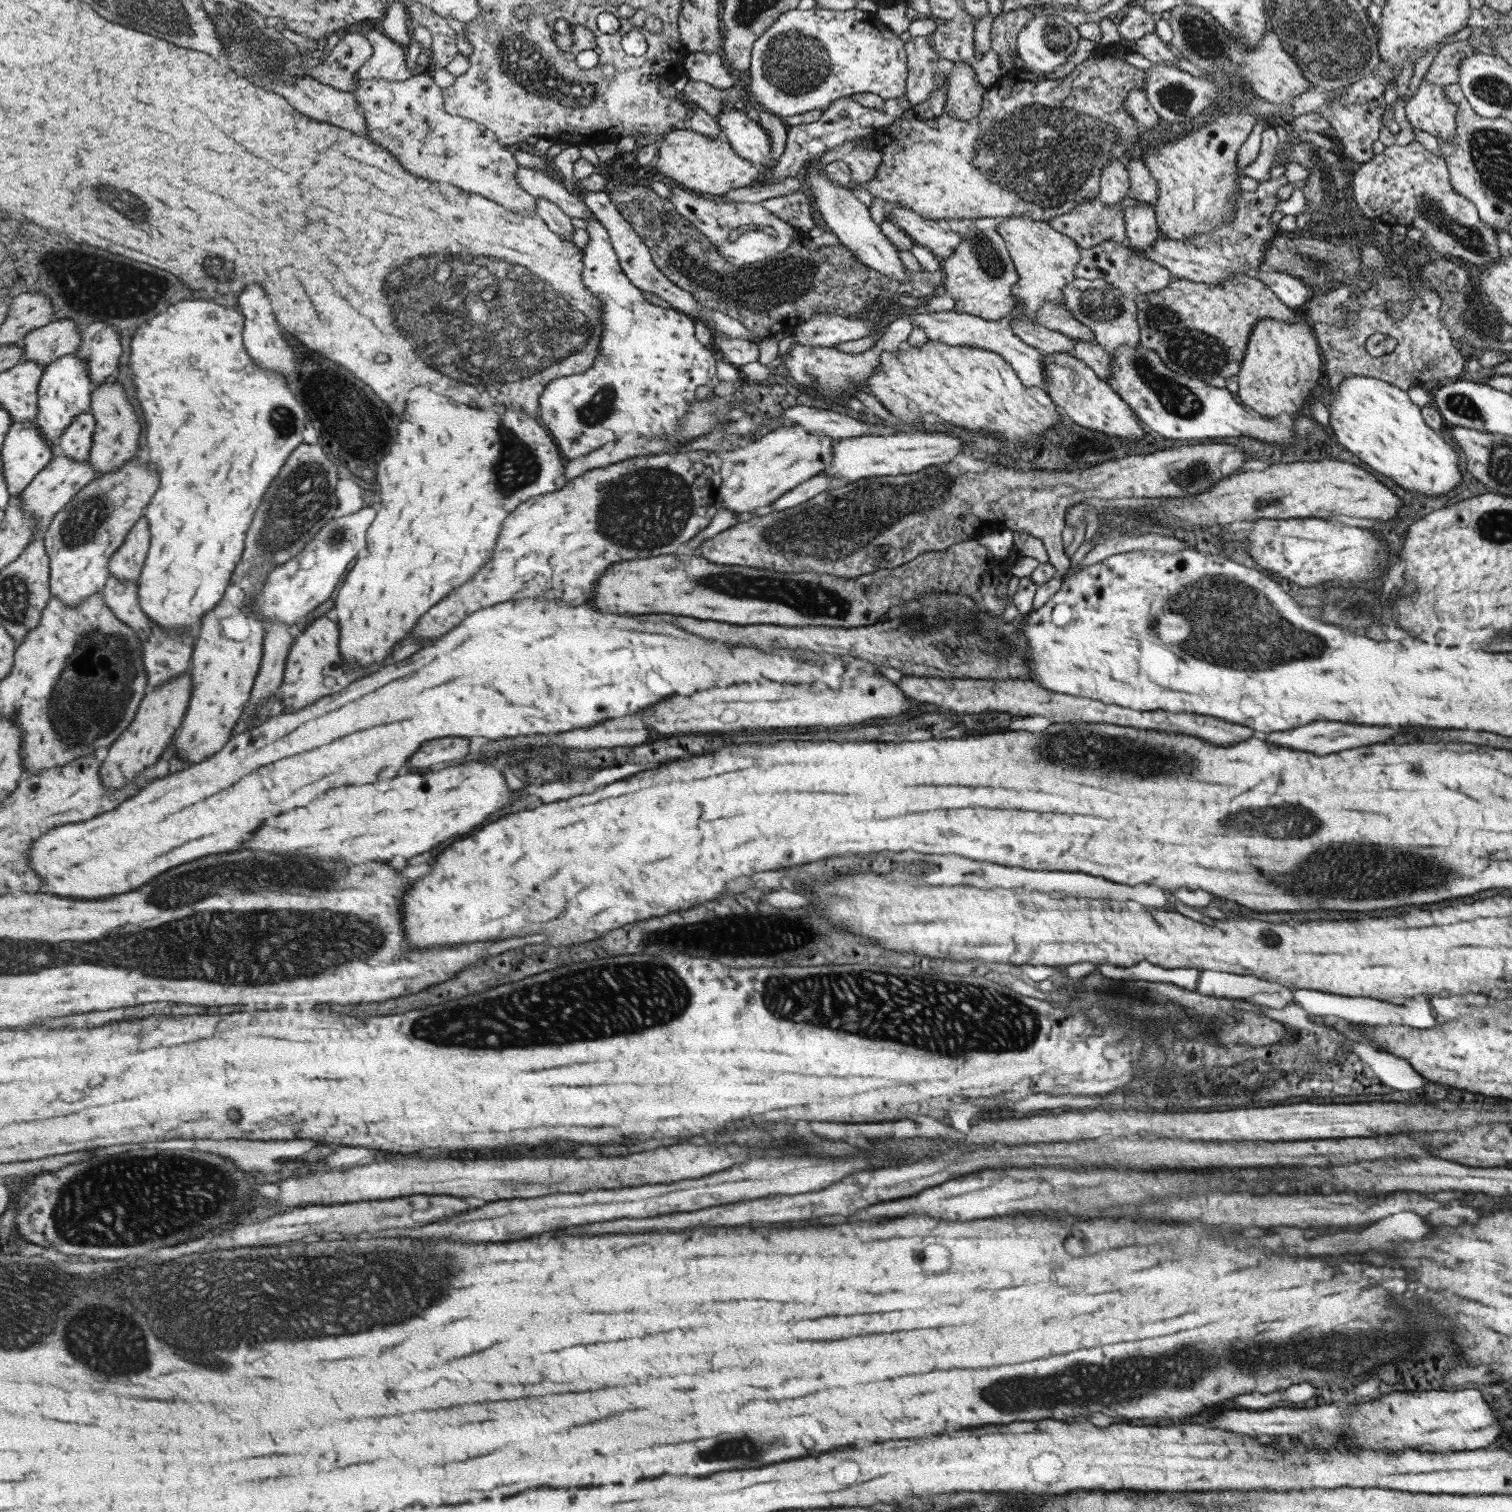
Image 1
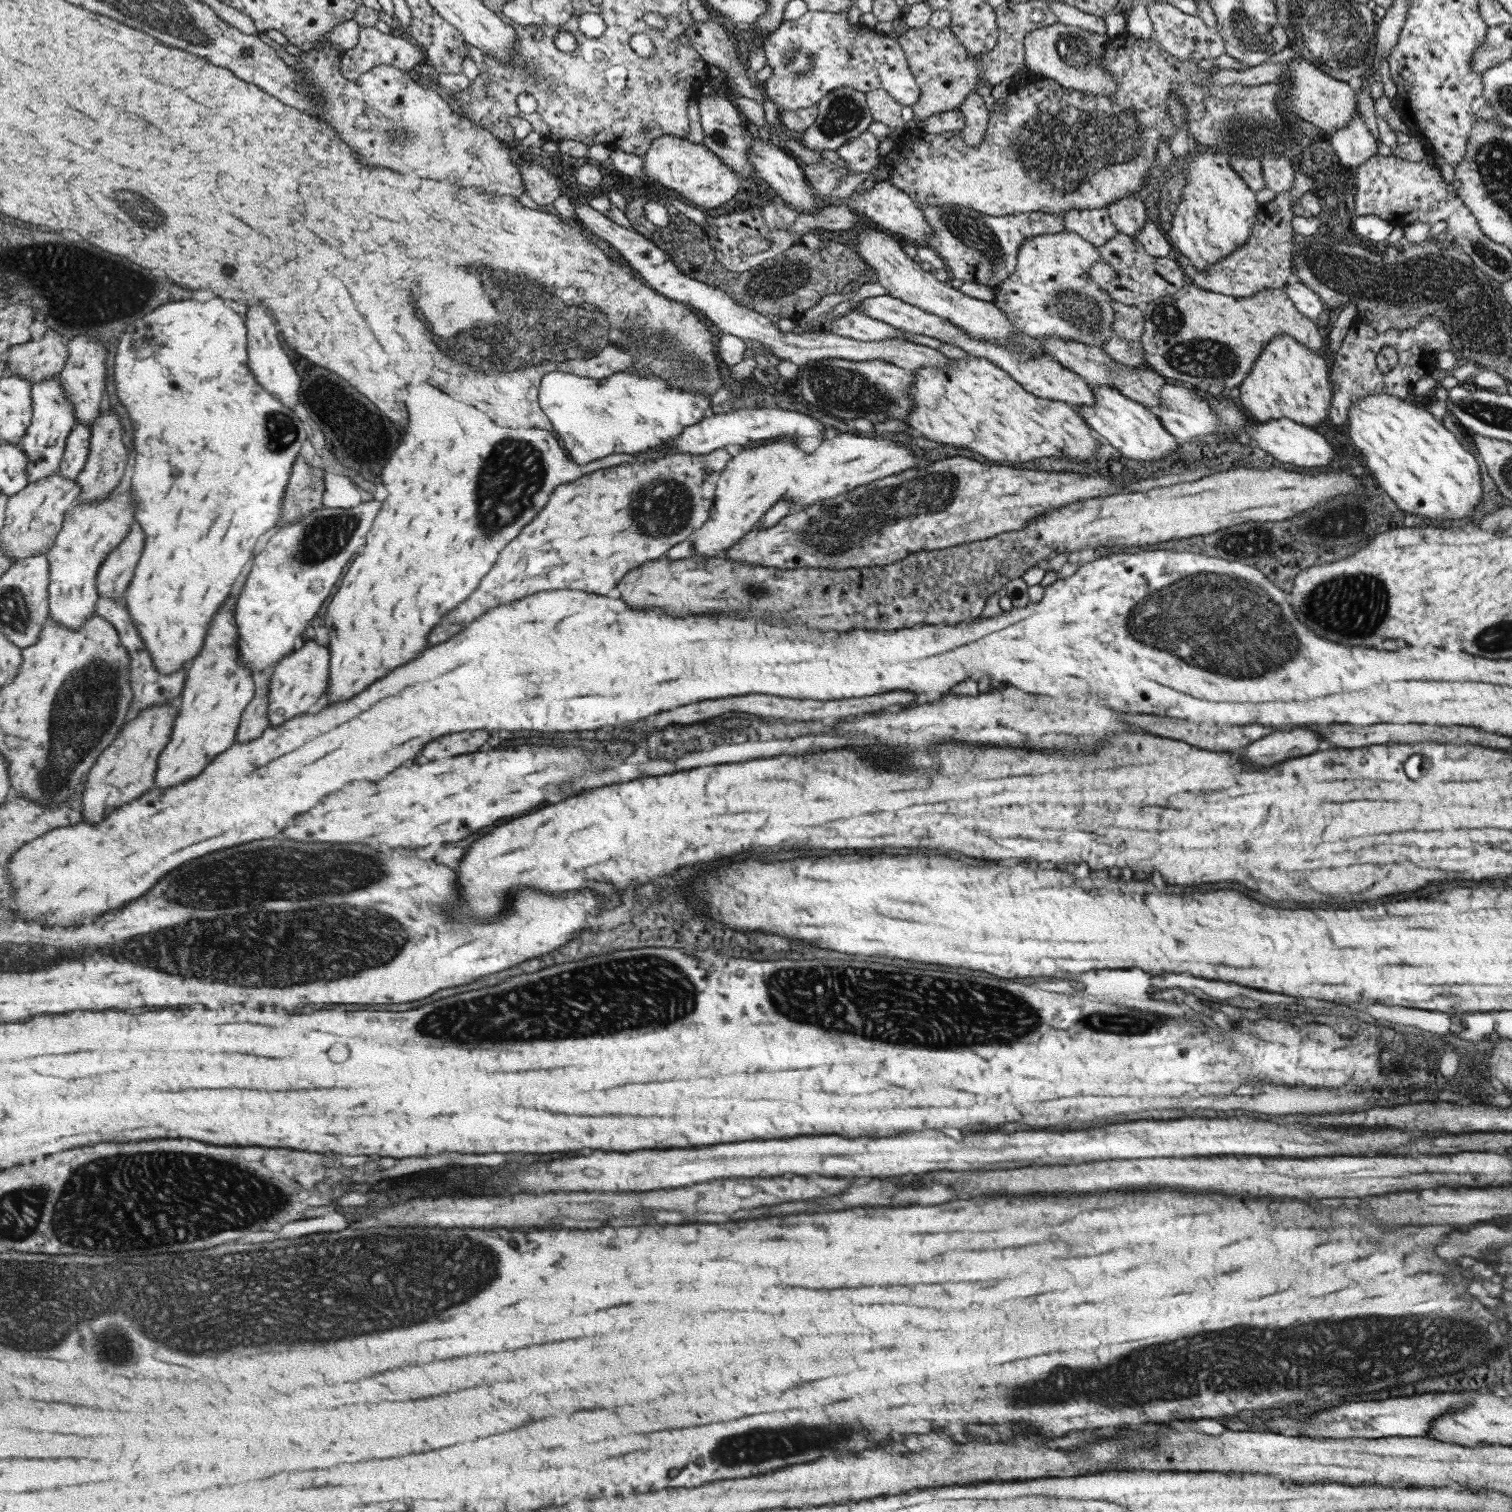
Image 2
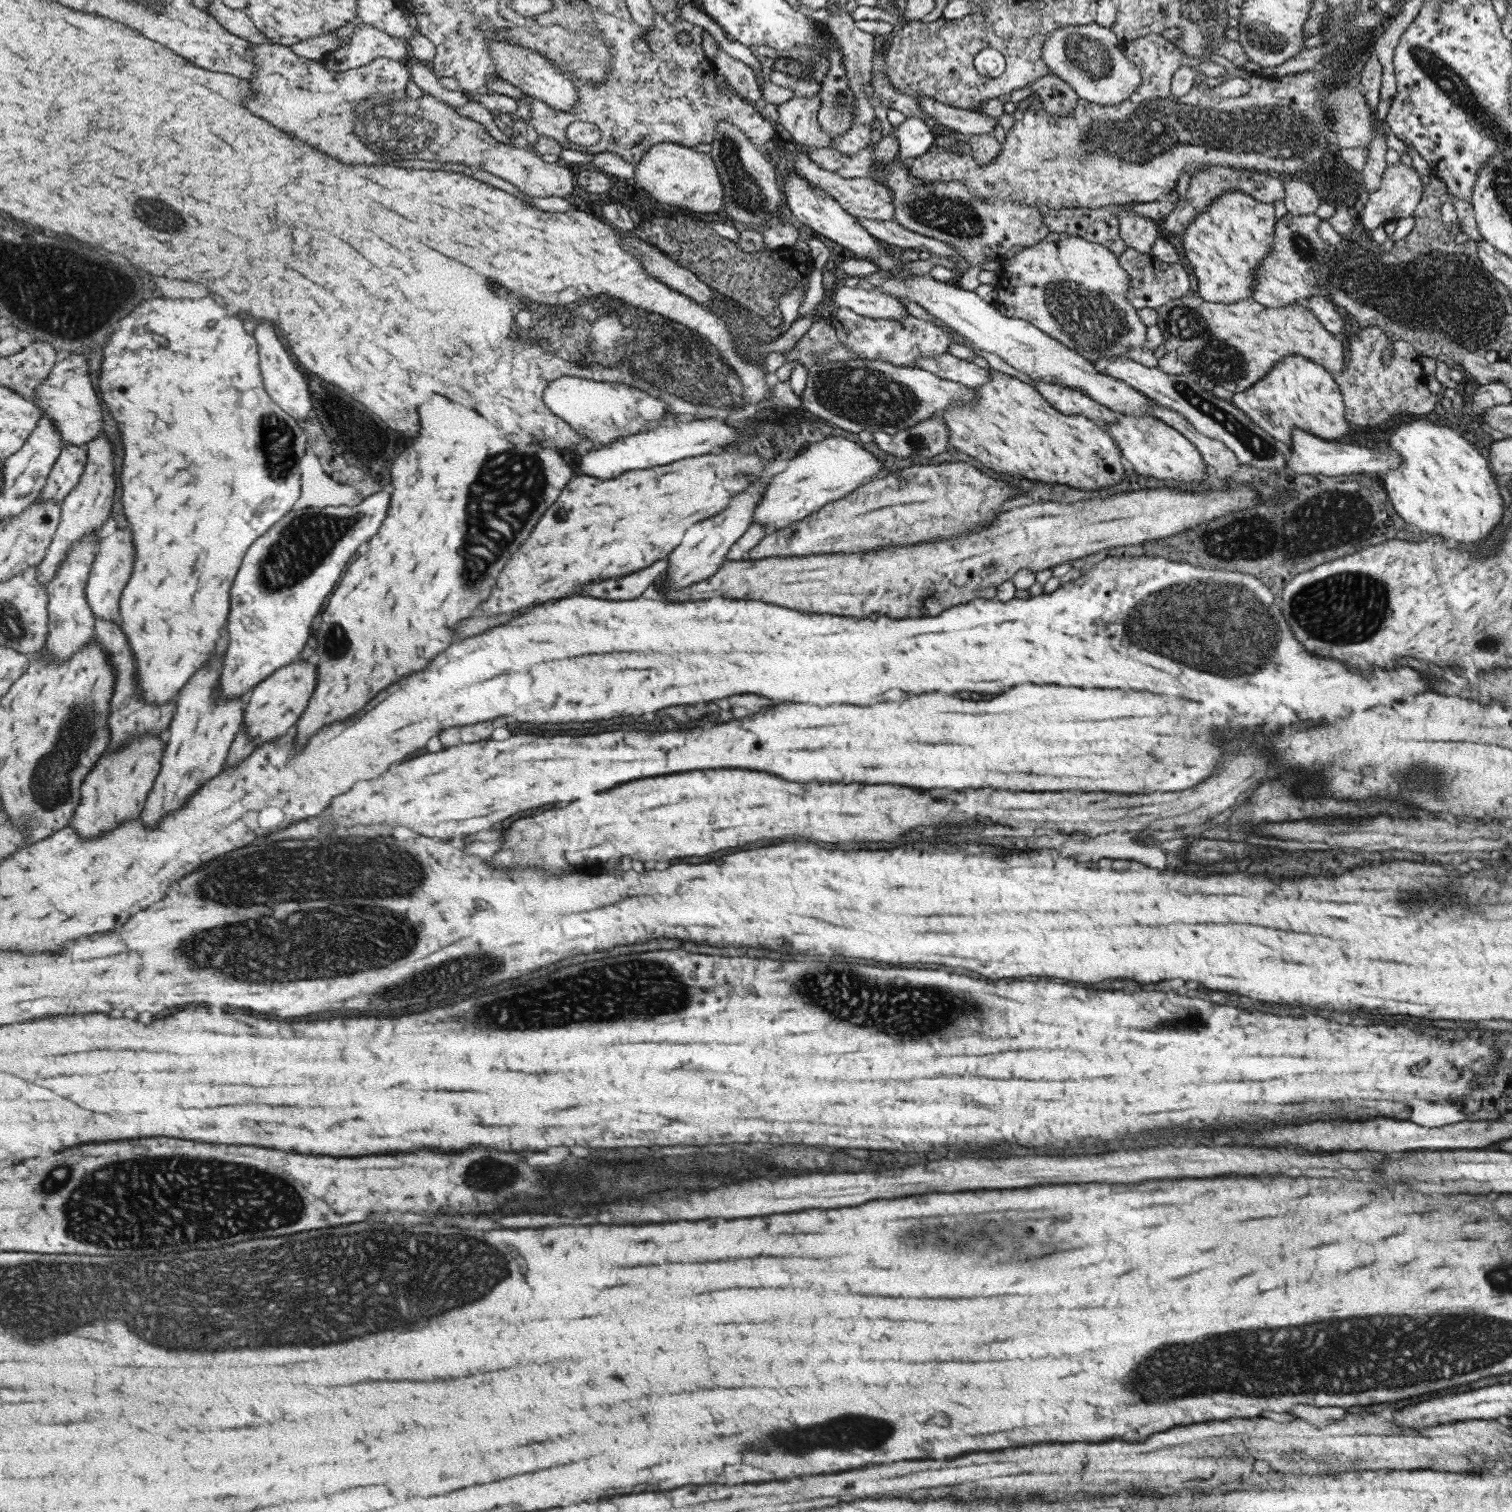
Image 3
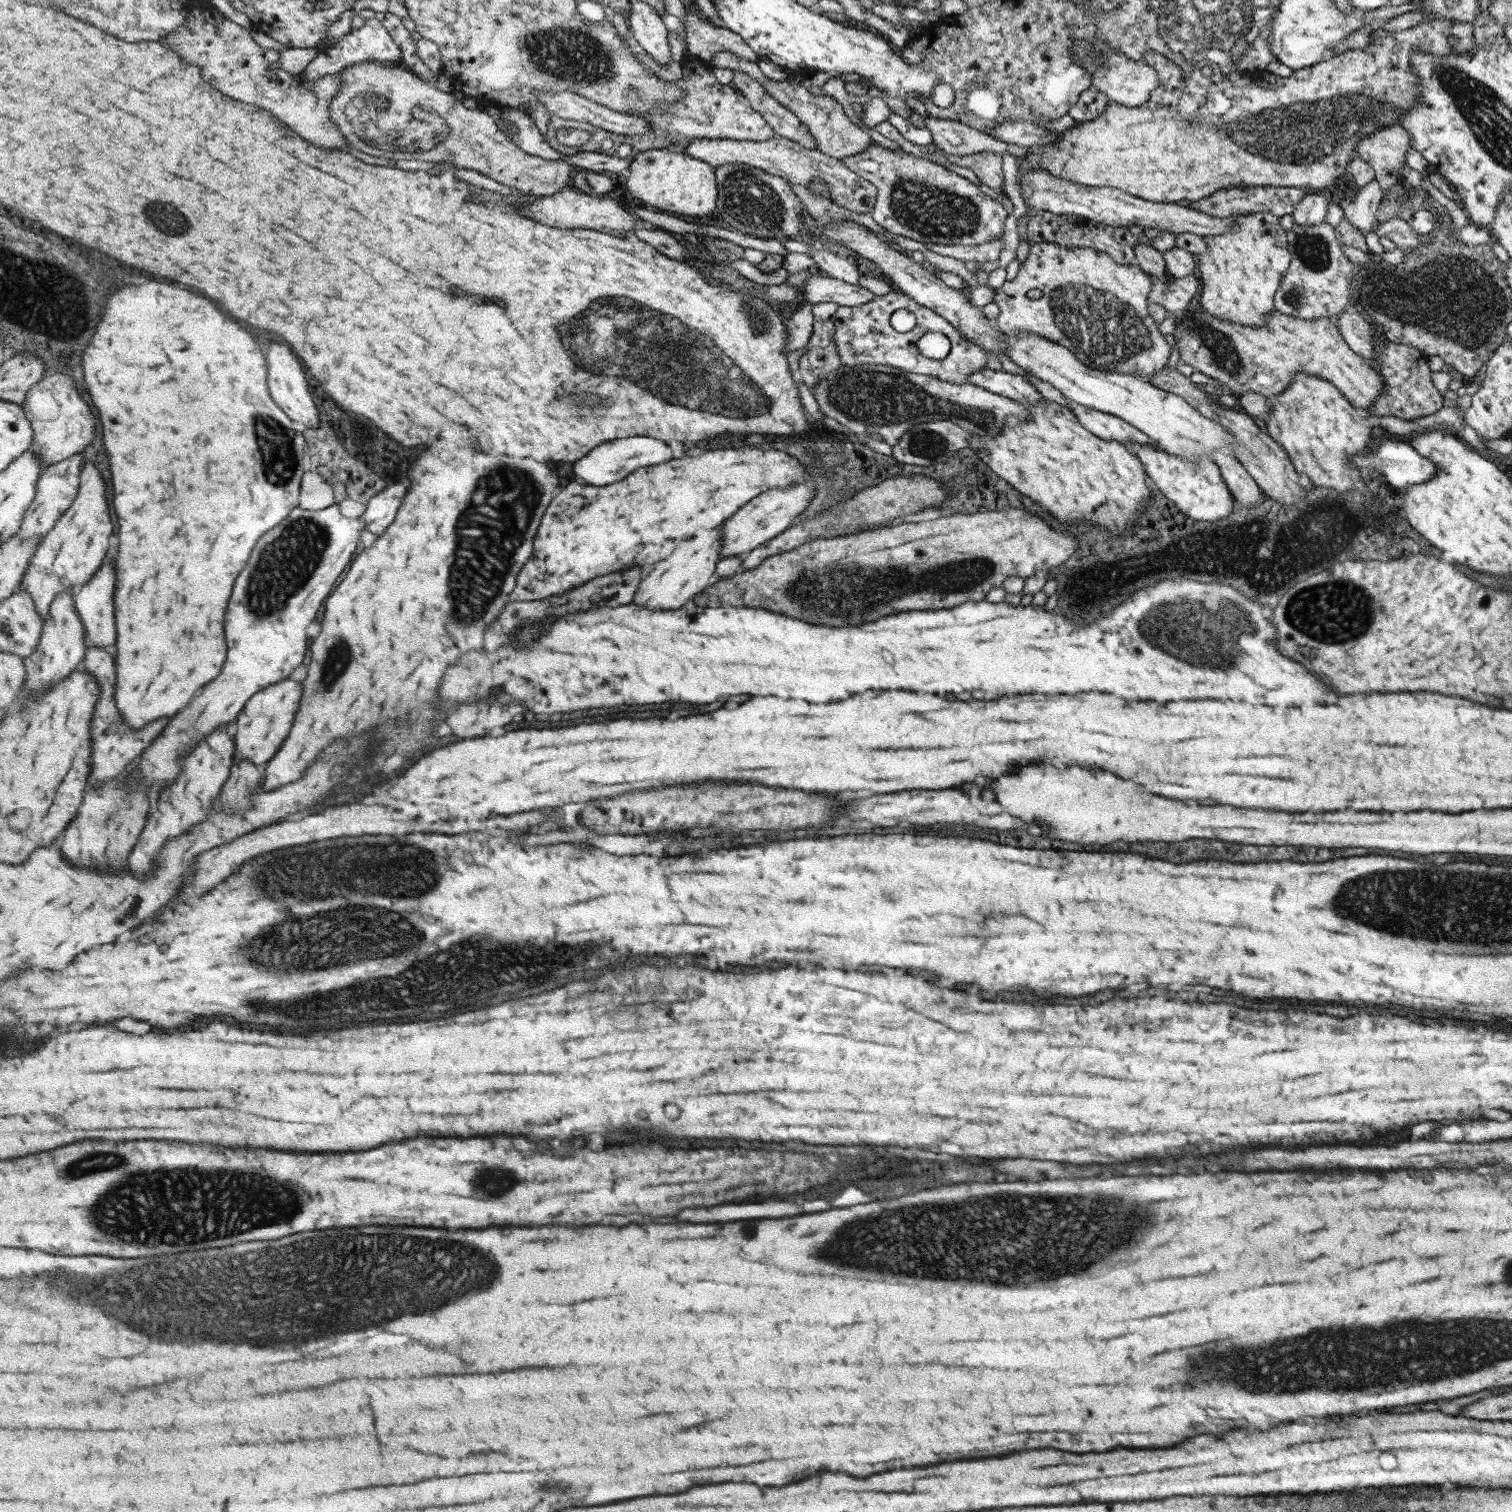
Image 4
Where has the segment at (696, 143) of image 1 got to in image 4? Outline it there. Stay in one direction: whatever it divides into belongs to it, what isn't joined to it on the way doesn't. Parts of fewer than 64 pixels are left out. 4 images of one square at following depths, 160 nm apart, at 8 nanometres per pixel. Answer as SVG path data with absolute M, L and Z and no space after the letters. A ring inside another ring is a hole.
M653 149L634 157L626 174L628 192L656 210L685 216L705 216L715 210L716 178L713 178L713 167L702 160L697 160L687 153L667 152L664 149Z

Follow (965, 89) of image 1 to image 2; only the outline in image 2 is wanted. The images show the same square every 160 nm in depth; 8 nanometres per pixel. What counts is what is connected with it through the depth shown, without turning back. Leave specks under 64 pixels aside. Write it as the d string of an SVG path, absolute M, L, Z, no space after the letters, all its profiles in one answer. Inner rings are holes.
M972 92L962 100L956 109L963 116L964 126L959 131L963 144L969 147L979 146L985 138L986 124L988 123L988 113L983 99L976 92Z

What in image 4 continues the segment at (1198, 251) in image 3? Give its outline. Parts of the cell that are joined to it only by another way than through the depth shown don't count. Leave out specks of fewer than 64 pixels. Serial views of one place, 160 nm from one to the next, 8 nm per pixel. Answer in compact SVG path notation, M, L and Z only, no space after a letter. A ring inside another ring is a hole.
M1269 211L1229 217L1234 222L1230 231L1202 237L1206 251L1195 255L1201 278L1199 304L1212 317L1247 327L1260 327L1274 309L1273 295L1288 269L1290 250L1286 232L1281 228L1278 216Z

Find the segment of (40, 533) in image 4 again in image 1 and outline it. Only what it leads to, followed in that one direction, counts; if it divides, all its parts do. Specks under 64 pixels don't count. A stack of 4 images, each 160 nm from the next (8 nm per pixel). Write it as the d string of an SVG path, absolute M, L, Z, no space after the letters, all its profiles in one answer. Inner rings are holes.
M91 413L76 416L62 436L60 447L62 454L78 461L90 460L94 434L96 431L96 418Z

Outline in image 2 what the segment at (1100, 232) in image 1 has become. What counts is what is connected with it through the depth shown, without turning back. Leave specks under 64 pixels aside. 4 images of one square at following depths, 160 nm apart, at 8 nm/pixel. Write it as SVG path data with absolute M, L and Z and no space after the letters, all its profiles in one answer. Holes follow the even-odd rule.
M917 203L917 208L922 212L927 224L934 228L928 234L924 245L942 259L954 278L960 278L964 283L982 284L993 292L996 292L1000 284L1013 272L1018 248L1025 239L1065 231L1060 215L1042 212L989 216L967 207L954 207L952 204L929 206Z

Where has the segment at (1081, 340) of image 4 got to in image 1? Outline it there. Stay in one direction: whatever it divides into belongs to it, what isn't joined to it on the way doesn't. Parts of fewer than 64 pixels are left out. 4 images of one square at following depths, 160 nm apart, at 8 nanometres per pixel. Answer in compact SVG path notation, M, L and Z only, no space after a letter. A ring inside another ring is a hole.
M1021 215L1003 218L1003 222L996 226L996 231L1004 240L1018 276L1012 286L1012 295L1016 302L1023 302L1023 313L1015 318L1036 323L1036 310L1043 301L1053 301L1066 308L1062 288L1073 280L1073 267L1080 255L1077 245L1068 236L1055 232L1047 222Z

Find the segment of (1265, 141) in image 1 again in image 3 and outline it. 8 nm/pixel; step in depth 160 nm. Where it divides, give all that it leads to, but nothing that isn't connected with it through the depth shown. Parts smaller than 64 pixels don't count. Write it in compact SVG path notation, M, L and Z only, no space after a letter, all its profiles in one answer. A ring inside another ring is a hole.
M1291 177L1281 178L1284 188L1282 201L1286 212L1293 216L1305 216L1314 214L1320 200L1320 196L1311 189L1307 178L1291 179Z

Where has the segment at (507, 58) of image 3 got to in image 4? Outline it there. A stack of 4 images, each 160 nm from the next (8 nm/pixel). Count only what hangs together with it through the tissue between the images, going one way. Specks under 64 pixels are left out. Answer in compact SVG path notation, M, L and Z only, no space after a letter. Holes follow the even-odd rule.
M573 91L540 92L540 101L553 115L568 121L587 122L601 129L624 136L645 136L650 124L643 116L617 112Z

